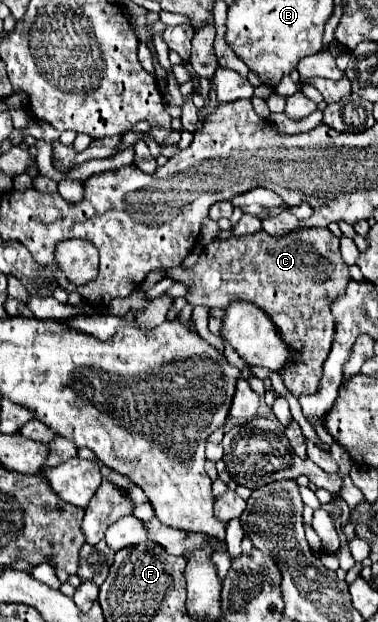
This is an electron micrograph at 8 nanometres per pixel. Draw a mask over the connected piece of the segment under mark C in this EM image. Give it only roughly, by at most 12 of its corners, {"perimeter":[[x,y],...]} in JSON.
{"perimeter":[[329,229],[211,241],[169,269],[191,305],[251,301],[303,351],[315,393],[349,265]]}

